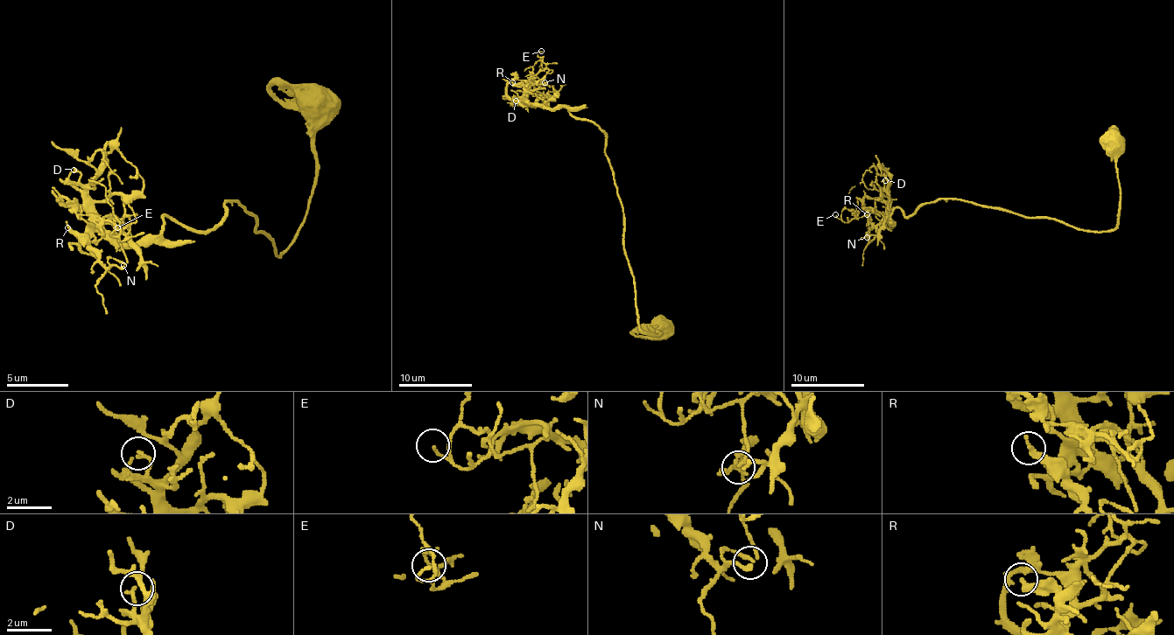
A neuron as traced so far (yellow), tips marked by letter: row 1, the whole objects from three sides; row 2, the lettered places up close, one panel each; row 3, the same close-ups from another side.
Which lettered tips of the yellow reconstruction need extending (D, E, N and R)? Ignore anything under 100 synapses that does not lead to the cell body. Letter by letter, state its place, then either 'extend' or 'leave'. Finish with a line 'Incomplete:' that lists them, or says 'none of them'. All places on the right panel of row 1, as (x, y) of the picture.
D: place (885, 180); leave
E: place (835, 214); leave
N: place (867, 237); leave
R: place (867, 214); leave
Incomplete: none of them

